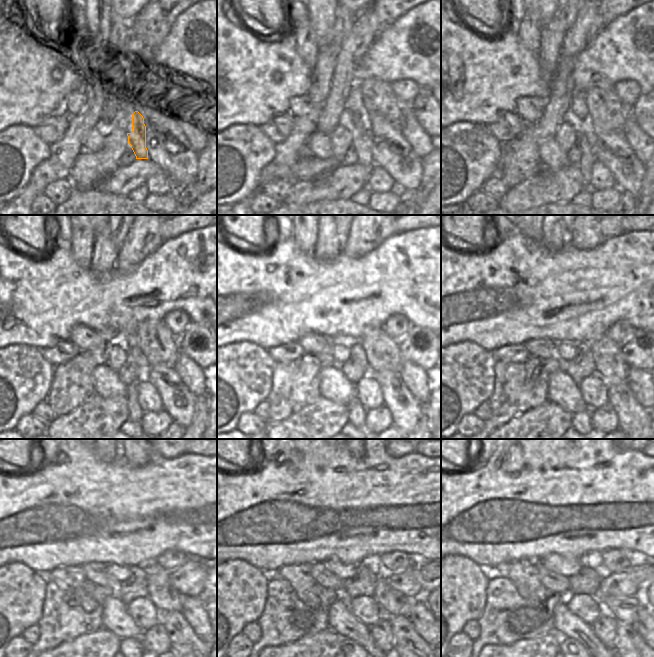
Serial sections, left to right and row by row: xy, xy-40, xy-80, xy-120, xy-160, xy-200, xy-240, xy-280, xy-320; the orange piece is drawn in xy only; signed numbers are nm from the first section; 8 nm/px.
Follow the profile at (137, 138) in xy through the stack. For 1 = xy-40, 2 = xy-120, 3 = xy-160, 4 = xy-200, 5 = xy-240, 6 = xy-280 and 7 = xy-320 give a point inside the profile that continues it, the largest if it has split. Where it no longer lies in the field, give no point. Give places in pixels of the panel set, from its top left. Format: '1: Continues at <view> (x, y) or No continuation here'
1: Continues at xy-40 (362, 139)
2: Continues at xy-120 (135, 413)
3: Continues at xy-160 (357, 413)
4: Continues at xy-200 (583, 418)
5: Continues at xy-240 (123, 642)
6: Continues at xy-280 (347, 642)
7: Continues at xy-320 (568, 642)

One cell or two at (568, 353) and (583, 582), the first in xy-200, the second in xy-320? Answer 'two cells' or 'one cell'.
two cells

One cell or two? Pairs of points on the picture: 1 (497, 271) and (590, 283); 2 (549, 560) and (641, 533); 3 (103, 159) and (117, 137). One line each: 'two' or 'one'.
1: one
2: two
3: one

